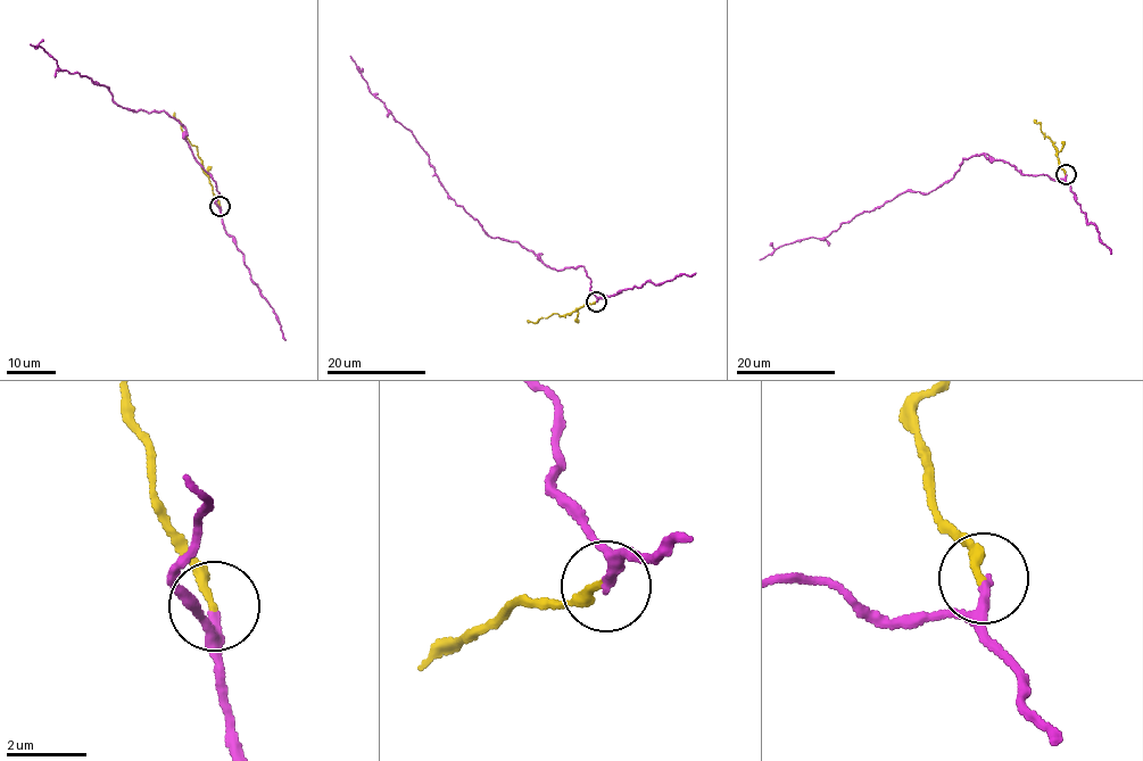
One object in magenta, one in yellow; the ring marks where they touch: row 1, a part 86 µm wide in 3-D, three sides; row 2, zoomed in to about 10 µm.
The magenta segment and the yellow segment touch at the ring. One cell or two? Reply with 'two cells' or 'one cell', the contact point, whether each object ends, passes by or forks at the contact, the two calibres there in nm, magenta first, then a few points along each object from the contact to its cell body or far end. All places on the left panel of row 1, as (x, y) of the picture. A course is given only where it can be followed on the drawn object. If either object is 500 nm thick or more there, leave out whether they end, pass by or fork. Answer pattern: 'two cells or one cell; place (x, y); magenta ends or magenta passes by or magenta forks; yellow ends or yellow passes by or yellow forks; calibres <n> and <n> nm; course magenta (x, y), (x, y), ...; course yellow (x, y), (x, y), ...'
one cell; place (220, 206); magenta ends; yellow ends; calibres 220 and 220 nm; course magenta (220, 205), (184, 129), (164, 112), (115, 104), (107, 85), (63, 71), (42, 47), (30, 44); course yellow (220, 205), (196, 146), (184, 135), (174, 112)

